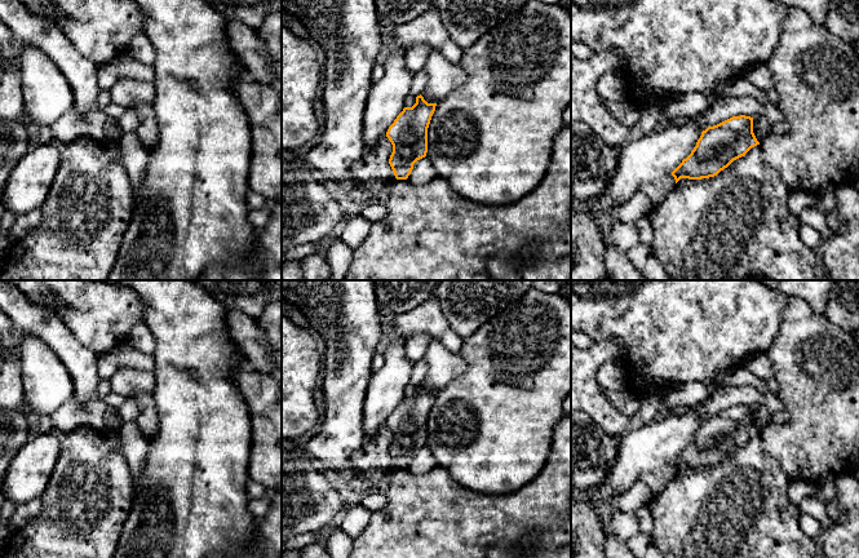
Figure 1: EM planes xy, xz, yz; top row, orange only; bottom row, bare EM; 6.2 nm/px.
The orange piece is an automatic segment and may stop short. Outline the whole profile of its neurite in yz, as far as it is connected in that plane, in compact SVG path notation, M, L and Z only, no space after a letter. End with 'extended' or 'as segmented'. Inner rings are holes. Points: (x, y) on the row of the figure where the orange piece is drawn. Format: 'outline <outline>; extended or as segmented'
outline M763 115L732 116L708 127L701 132L691 154L672 172L676 183L681 178L701 180L717 176L760 145L770 134L770 128L771 123Z; extended

